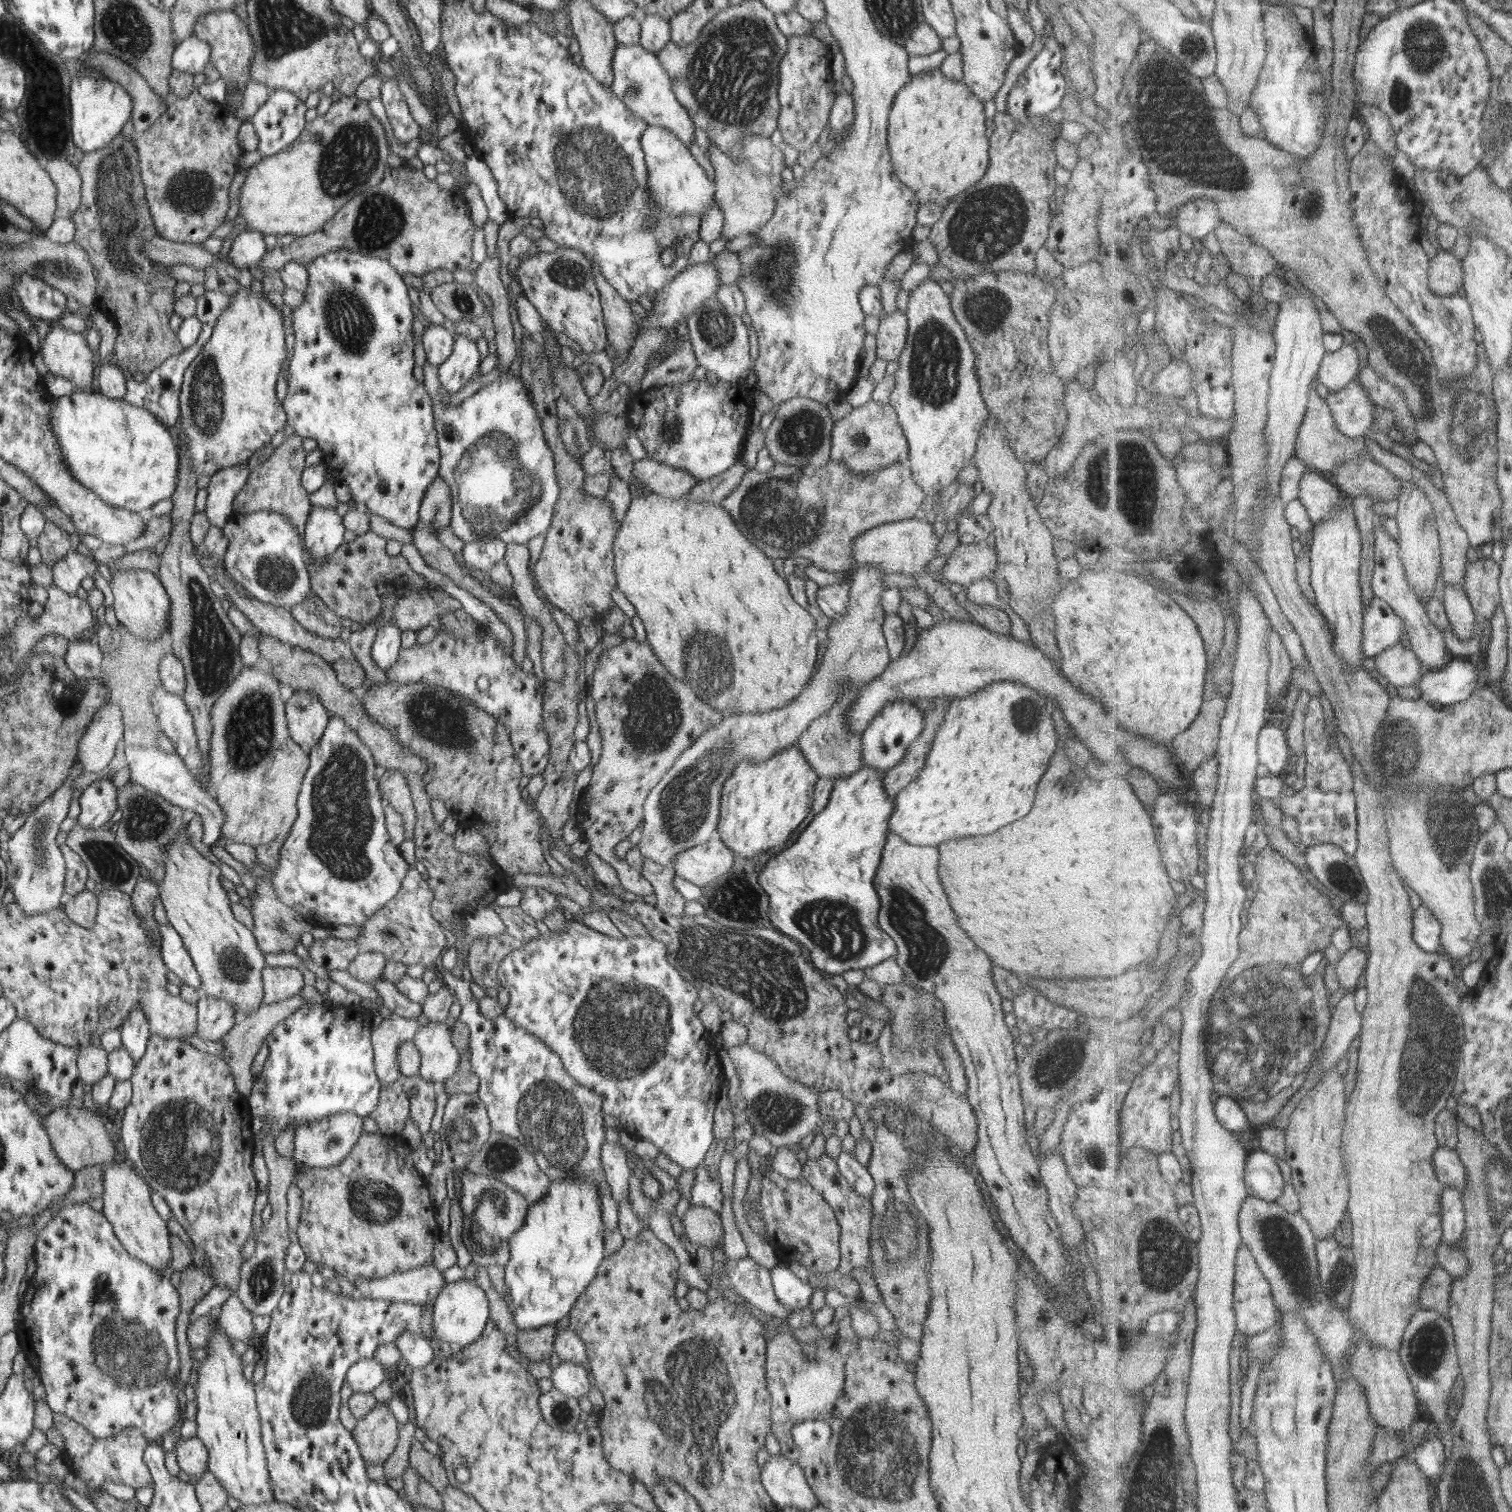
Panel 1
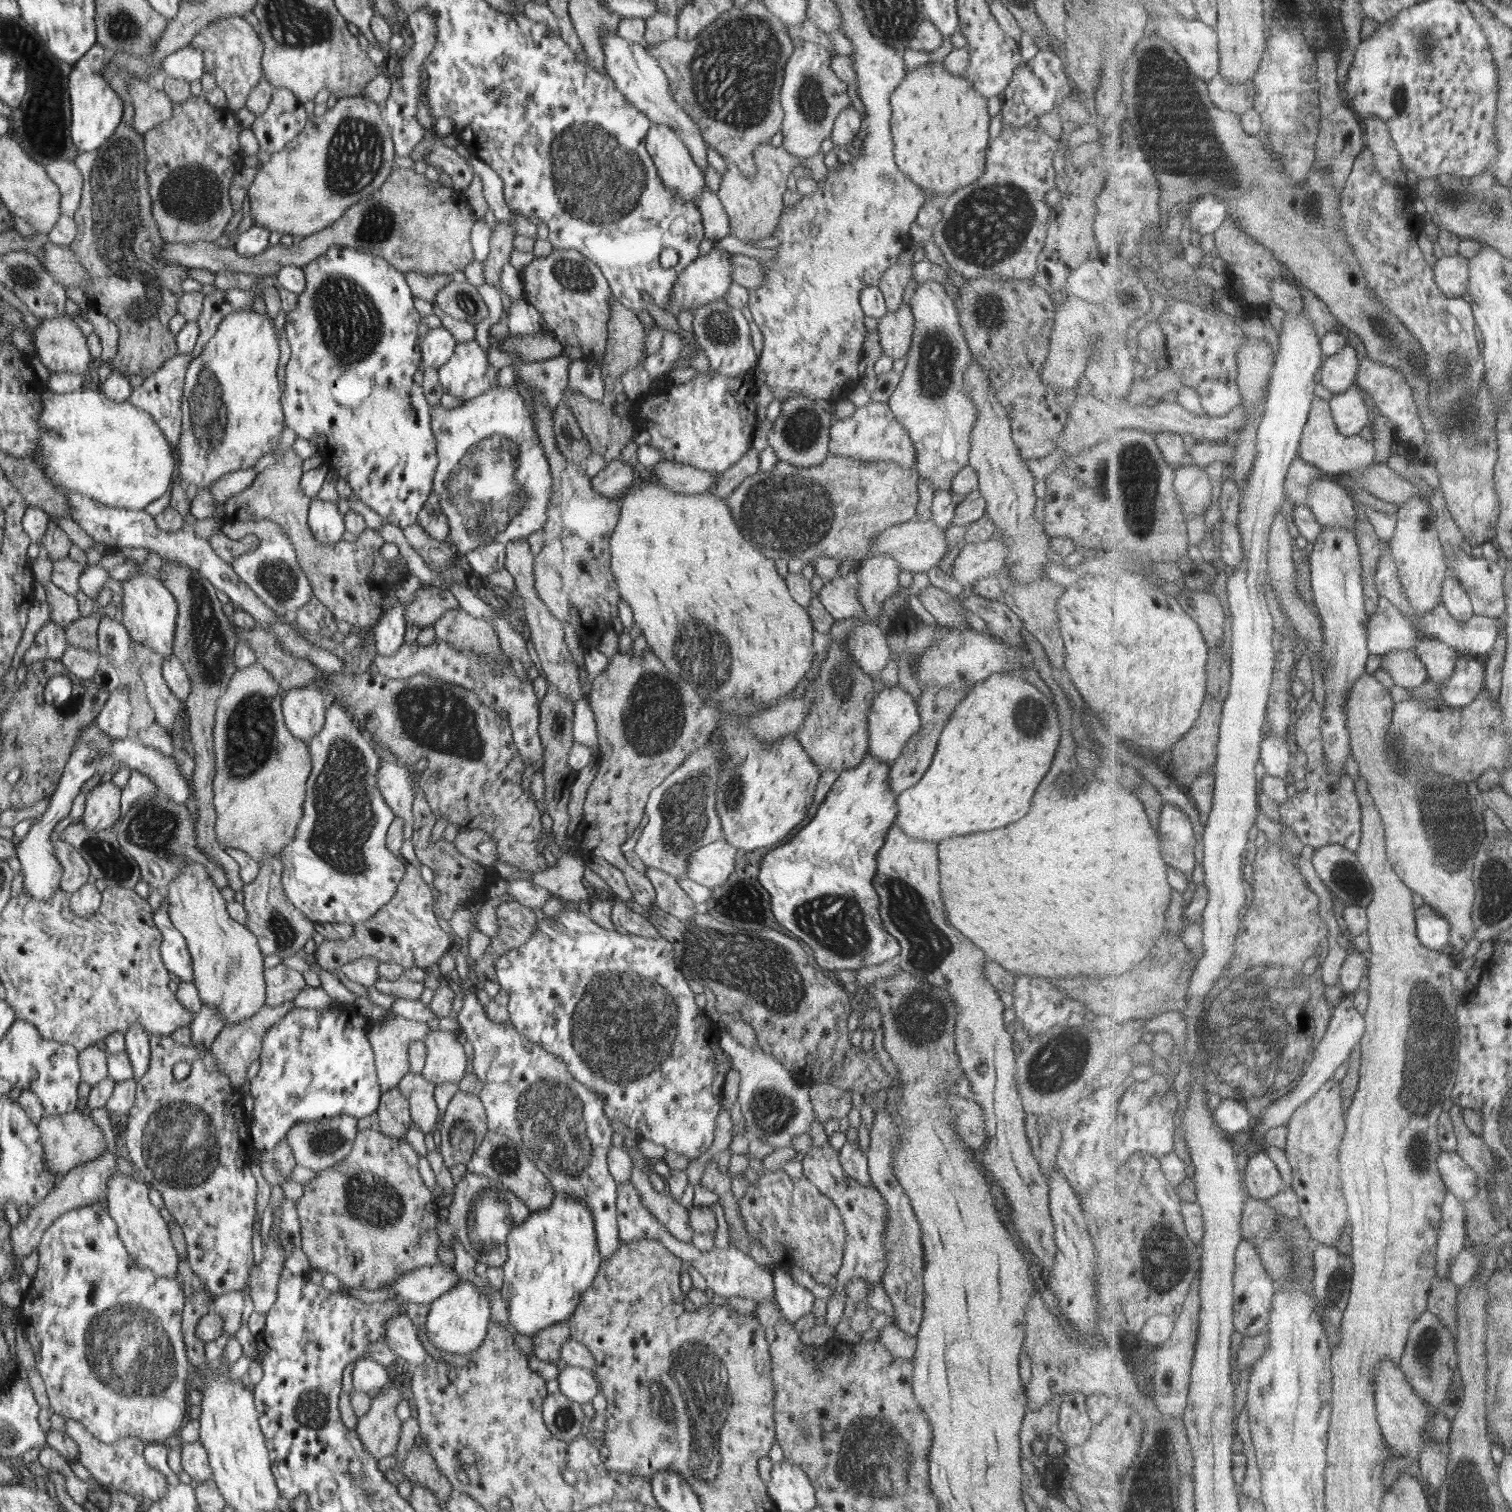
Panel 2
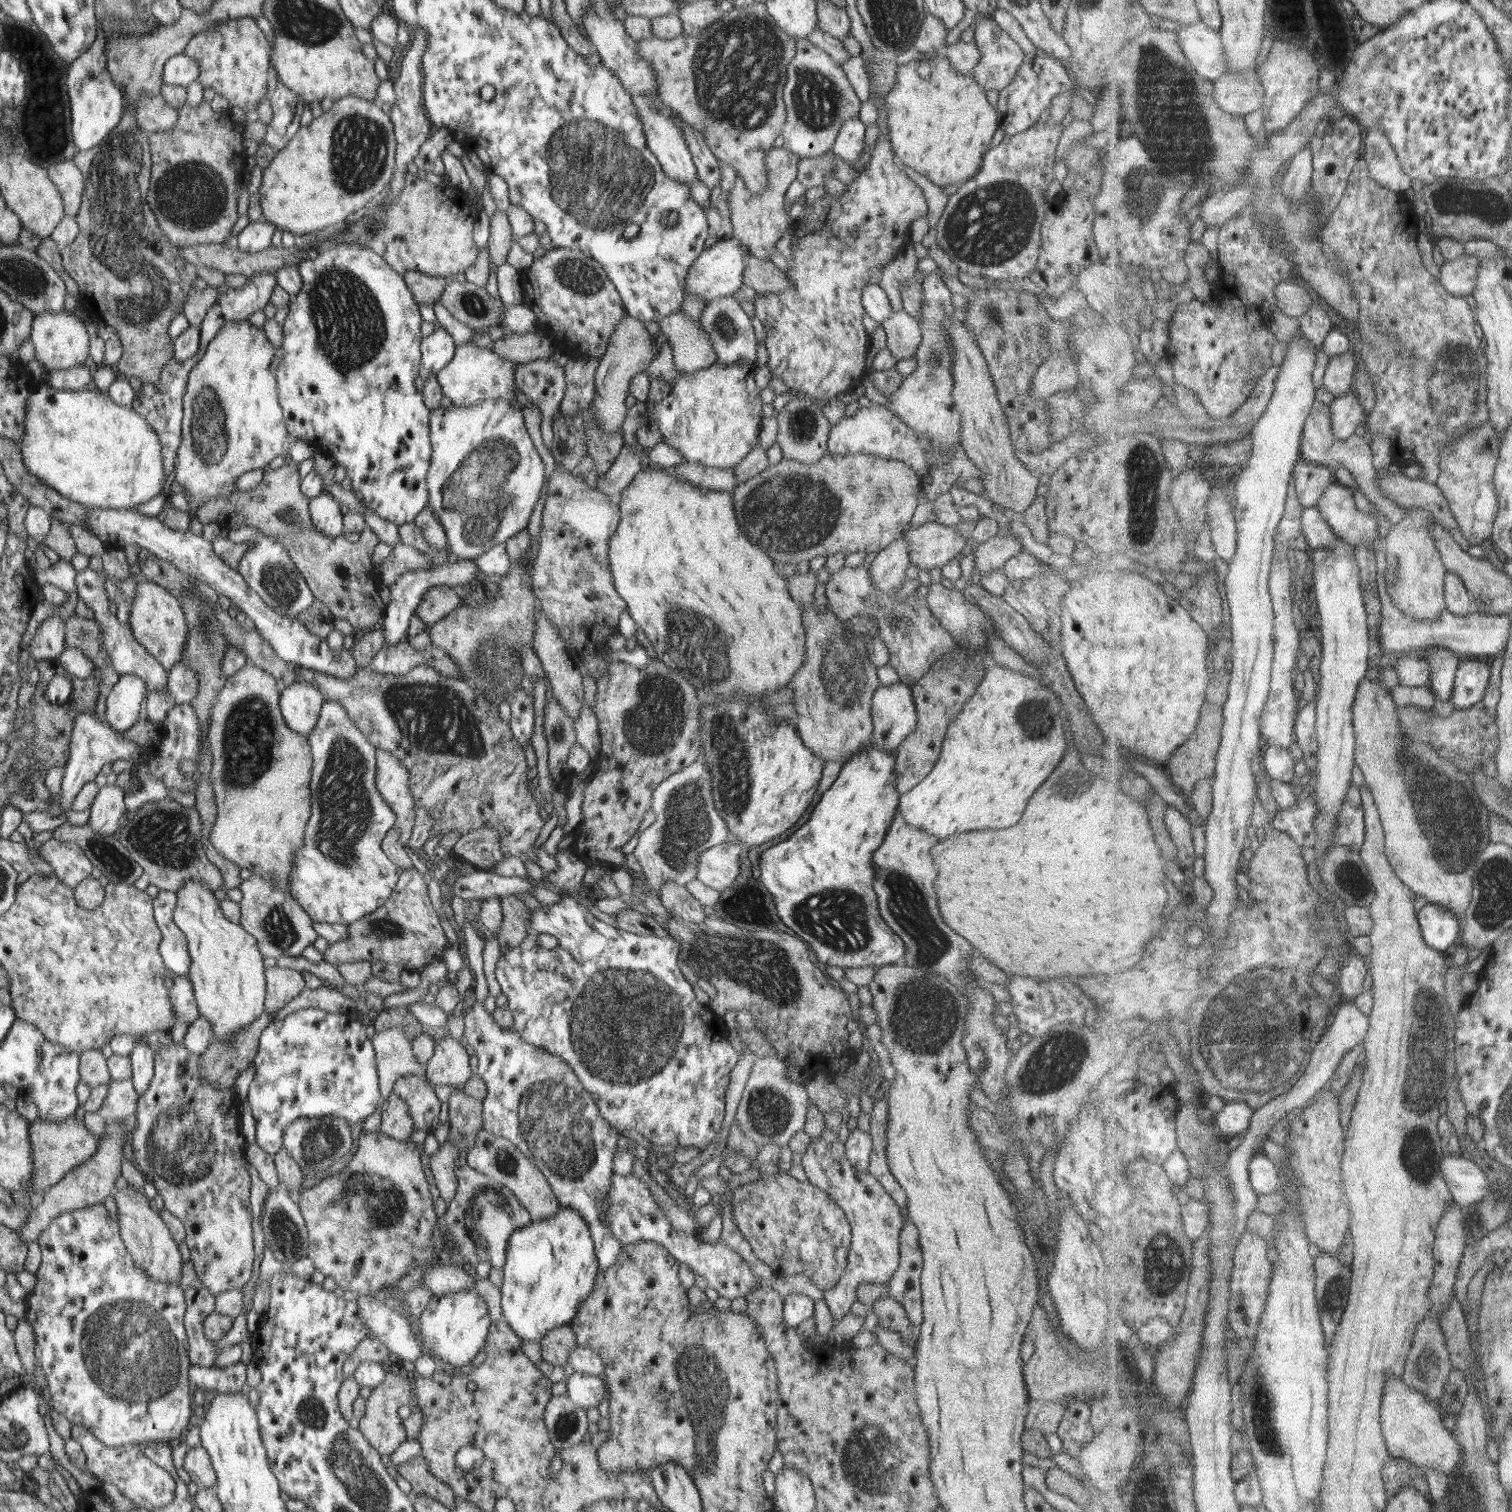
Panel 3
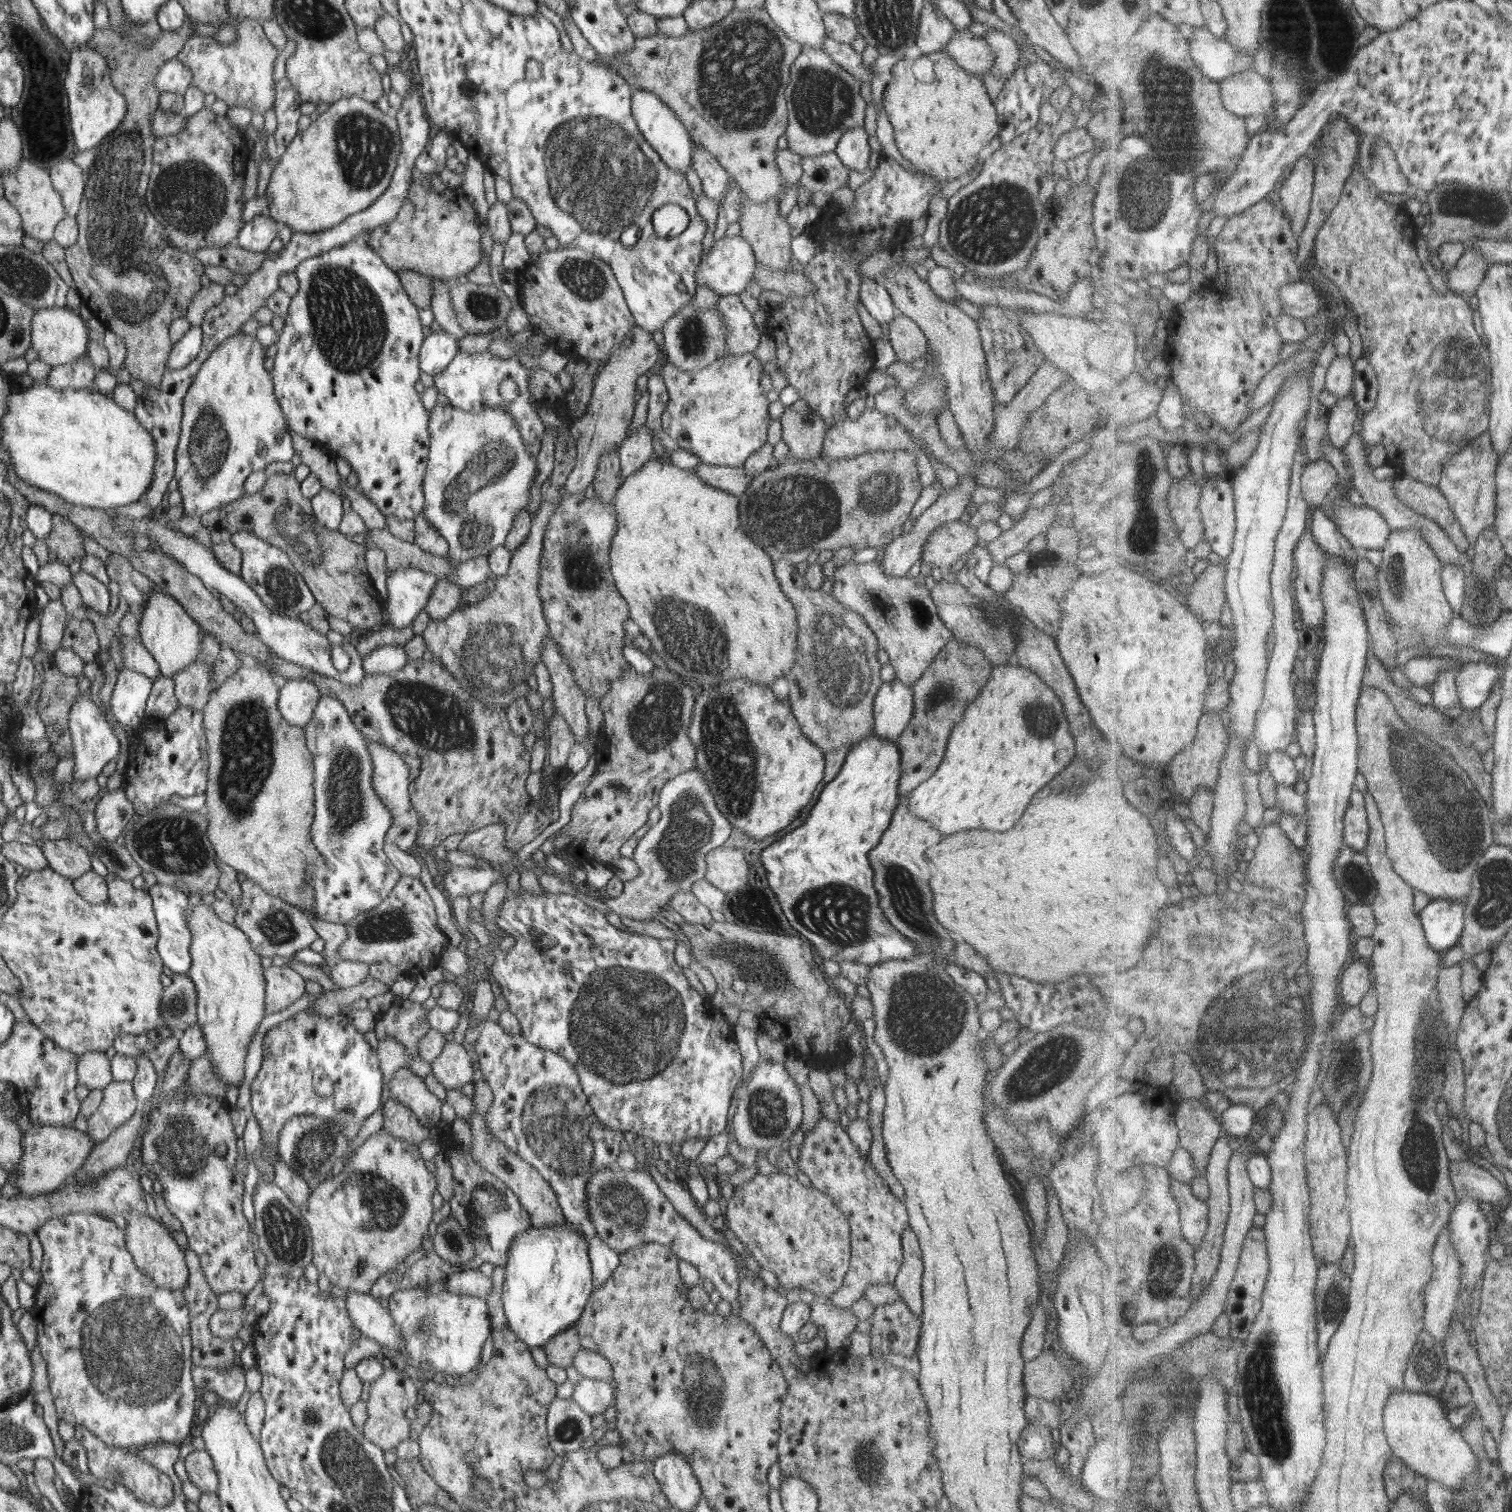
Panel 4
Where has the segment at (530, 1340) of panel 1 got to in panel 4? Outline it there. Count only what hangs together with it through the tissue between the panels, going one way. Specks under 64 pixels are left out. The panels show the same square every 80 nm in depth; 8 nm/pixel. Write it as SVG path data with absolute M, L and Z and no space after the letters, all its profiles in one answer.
M574 1326L559 1332L543 1346L549 1364L564 1369L573 1366L574 1357L581 1348L579 1334Z

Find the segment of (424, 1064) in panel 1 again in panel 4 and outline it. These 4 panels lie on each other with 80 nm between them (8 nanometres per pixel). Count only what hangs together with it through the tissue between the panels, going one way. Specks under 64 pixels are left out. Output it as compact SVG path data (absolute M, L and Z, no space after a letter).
M446 1042L442 1052L431 1063L435 1077L444 1089L460 1090L464 1084L474 1080L474 1068L468 1046L458 1042Z

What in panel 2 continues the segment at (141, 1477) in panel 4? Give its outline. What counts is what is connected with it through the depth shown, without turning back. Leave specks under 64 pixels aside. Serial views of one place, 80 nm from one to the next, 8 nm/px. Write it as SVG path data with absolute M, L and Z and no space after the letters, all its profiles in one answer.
M66 1419L64 1434L72 1438L78 1446L78 1460L91 1474L90 1483L98 1483L103 1486L111 1486L127 1494L139 1494L148 1504L156 1504L164 1494L168 1493L168 1482L164 1474L154 1469L149 1462L144 1460L142 1450L144 1444L138 1437L126 1437L112 1445L98 1440L92 1433L76 1420Z

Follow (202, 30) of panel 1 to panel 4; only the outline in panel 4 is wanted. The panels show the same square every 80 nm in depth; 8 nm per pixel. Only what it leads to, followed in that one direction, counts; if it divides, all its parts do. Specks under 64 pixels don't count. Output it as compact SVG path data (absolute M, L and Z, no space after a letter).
M248 16L236 24L236 34L238 39L226 46L220 45L215 36L205 38L195 34L175 58L193 70L192 83L205 95L212 92L230 108L246 107L253 113L262 114L274 111L276 84L273 74L279 51L264 34L262 24Z

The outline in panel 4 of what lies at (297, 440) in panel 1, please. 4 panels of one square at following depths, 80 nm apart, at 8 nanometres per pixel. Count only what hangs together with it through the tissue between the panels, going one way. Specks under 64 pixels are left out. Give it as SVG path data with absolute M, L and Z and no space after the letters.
M293 473L274 474L255 494L246 493L242 499L224 505L201 517L202 526L219 528L226 535L252 532L264 542L286 554L296 571L324 611L344 618L353 629L371 629L381 623L385 598L380 596L366 570L366 550L369 542L356 544L350 536L322 528L312 514L311 500L305 498Z

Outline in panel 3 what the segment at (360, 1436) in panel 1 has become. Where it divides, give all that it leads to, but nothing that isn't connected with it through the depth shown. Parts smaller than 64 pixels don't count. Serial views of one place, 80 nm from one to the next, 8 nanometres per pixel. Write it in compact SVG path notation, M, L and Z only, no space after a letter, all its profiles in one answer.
M386 1372L384 1380L371 1390L365 1402L365 1414L357 1421L360 1433L380 1456L392 1455L406 1439L404 1419L398 1415L398 1408L412 1398L413 1377L404 1373Z

